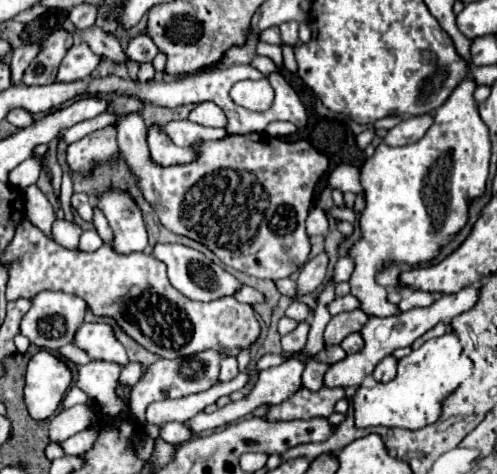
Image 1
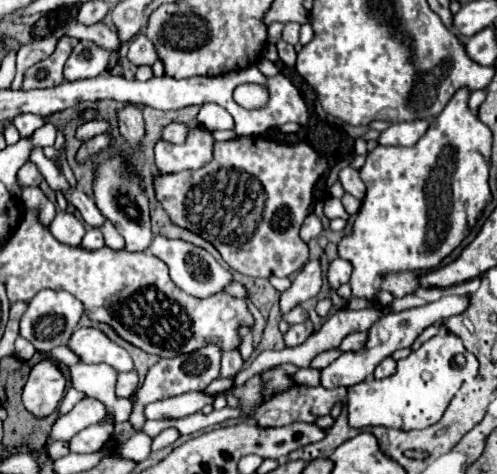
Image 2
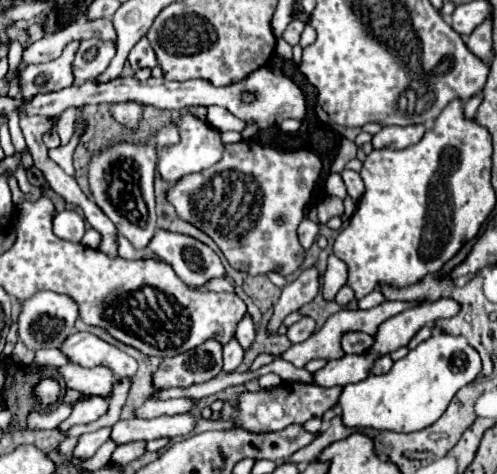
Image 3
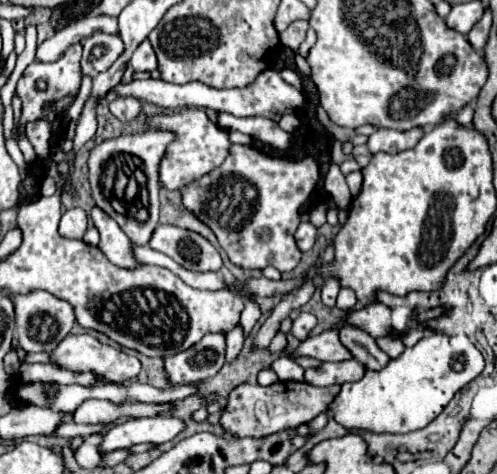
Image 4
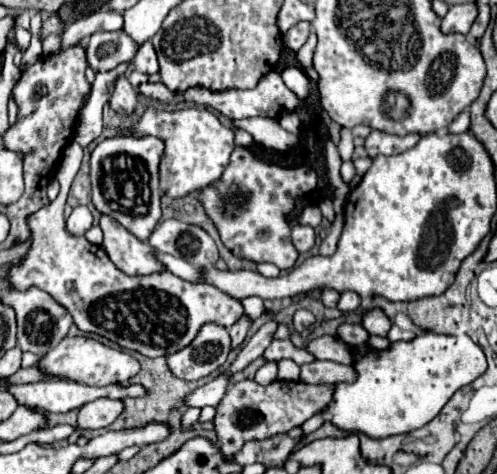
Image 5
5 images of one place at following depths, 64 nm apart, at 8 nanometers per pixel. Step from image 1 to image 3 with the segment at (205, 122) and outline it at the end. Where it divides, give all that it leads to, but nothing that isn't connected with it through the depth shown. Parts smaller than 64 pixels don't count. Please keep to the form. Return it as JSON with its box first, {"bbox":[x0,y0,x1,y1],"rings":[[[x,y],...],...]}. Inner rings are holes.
{"bbox":[206,106,246,132],"rings":[[[220,106],[208,108],[208,118],[206,120],[210,122],[212,128],[216,128],[220,132],[226,132],[226,130],[238,130],[238,132],[242,132],[244,126],[246,126],[240,118],[232,116],[226,108],[220,108]]]}

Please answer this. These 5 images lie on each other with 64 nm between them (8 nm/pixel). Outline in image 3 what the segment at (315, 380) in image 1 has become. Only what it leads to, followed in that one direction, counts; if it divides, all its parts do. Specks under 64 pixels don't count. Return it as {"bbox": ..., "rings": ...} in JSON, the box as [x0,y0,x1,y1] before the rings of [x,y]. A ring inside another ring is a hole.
{"bbox":[252,358,312,382],"rings":[[[282,358],[272,360],[272,362],[270,362],[270,364],[266,364],[264,368],[260,368],[260,370],[256,370],[256,372],[252,372],[252,376],[260,378],[262,374],[268,374],[268,372],[278,374],[284,382],[312,382],[312,374],[310,374],[308,370],[298,368],[298,366],[294,366],[294,364],[290,364],[290,362],[282,360]]]}

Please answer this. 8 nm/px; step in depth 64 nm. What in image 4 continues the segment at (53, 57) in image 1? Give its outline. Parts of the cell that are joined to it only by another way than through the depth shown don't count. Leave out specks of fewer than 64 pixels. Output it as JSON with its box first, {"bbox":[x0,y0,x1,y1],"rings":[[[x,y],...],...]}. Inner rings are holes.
{"bbox":[14,44,82,138],"rings":[[[74,44],[72,48],[68,48],[64,52],[64,56],[56,62],[34,62],[26,68],[26,72],[22,74],[18,88],[16,88],[16,96],[22,100],[22,116],[18,120],[18,126],[14,130],[14,138],[18,138],[18,134],[24,134],[26,124],[36,122],[36,120],[46,120],[52,126],[52,134],[60,136],[62,134],[62,126],[64,126],[64,118],[68,108],[64,110],[56,110],[54,104],[66,96],[76,98],[78,90],[80,90],[80,82],[82,82],[82,70],[80,70],[80,58],[82,58],[82,44]]]}

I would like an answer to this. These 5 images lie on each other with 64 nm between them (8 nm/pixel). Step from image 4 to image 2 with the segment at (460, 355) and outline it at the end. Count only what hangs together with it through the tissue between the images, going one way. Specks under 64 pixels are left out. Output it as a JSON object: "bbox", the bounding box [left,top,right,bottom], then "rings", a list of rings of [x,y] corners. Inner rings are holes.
{"bbox":[346,332,478,430],"rings":[[[450,332],[436,334],[404,360],[398,360],[396,372],[382,380],[360,382],[348,388],[346,408],[352,428],[384,426],[398,430],[420,430],[436,424],[448,408],[452,396],[466,380],[478,376],[478,360],[468,352],[462,340]]]}

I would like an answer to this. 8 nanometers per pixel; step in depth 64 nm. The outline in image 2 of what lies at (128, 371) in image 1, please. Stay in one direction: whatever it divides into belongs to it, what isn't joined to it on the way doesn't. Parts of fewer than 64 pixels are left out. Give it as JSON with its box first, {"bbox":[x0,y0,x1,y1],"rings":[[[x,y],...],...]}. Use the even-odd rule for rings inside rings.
{"bbox":[116,370,138,398],"rings":[[[132,370],[132,372],[124,372],[124,374],[118,374],[118,382],[116,382],[116,396],[118,398],[130,398],[134,388],[138,384],[138,374]]]}

